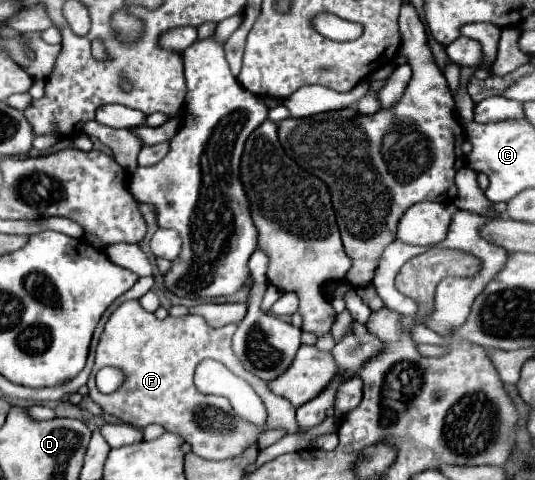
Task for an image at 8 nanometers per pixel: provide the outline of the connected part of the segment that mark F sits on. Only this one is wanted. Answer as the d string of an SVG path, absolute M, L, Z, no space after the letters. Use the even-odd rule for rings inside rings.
M126 301L110 315L100 343L96 347L94 369L88 379L90 397L96 405L102 407L104 413L114 415L128 425L140 429L150 423L162 425L166 431L190 443L192 451L198 457L214 461L224 461L242 455L248 447L258 445L258 437L268 429L284 429L286 433L296 433L298 423L296 409L292 407L292 403L282 397L276 397L268 389L266 381L248 373L242 367L242 363L234 357L234 331L234 323L220 329L212 329L198 315L166 317L164 321L160 321L152 313L144 311L138 301ZM202 359L216 359L224 363L234 375L242 377L252 385L252 389L258 393L268 411L268 417L262 425L254 425L238 417L226 397L204 395L194 387L194 369ZM106 365L118 367L126 373L124 385L110 395L100 393L94 385L94 373Z

